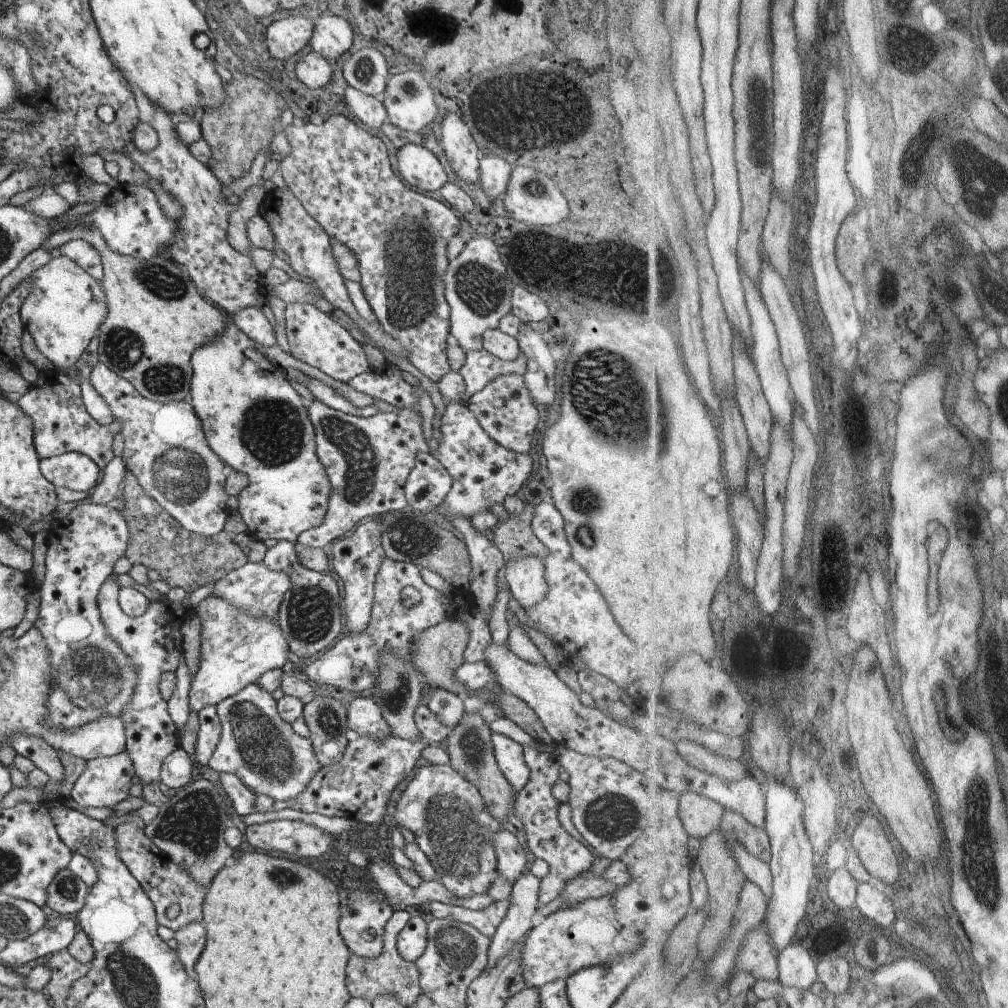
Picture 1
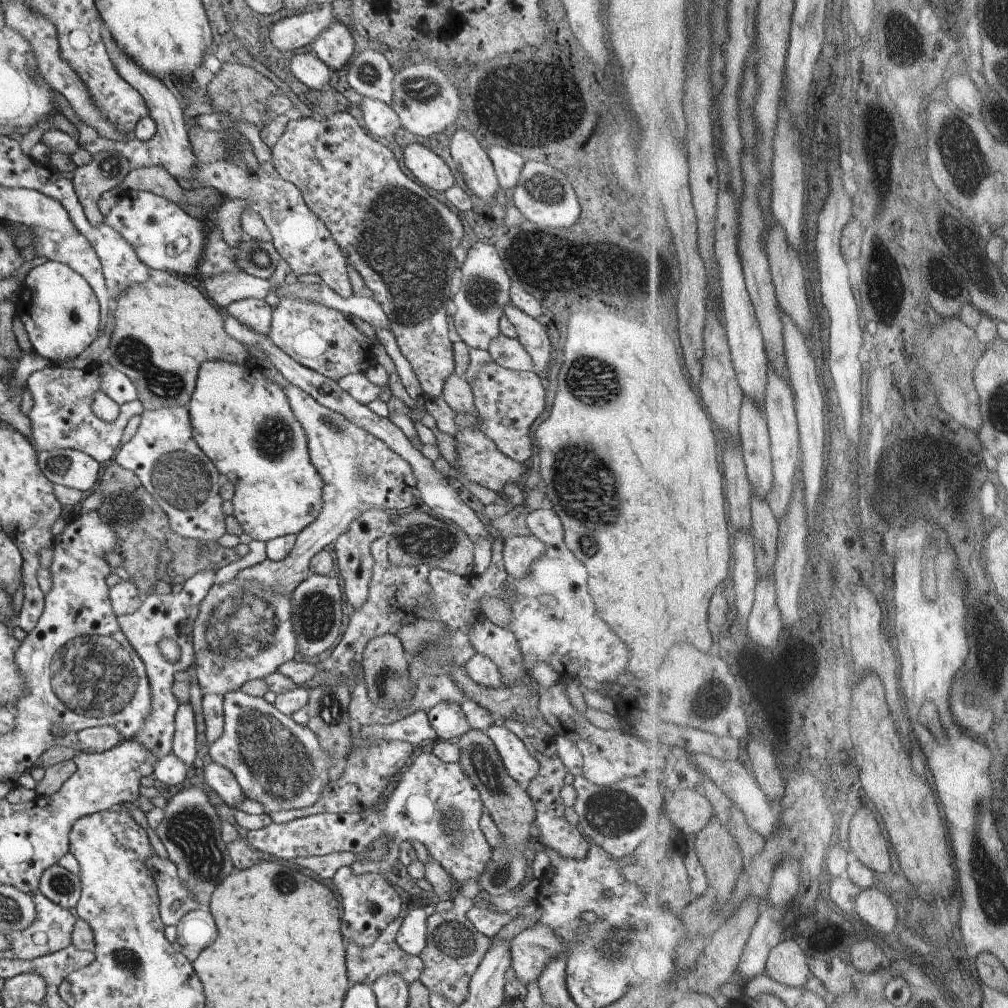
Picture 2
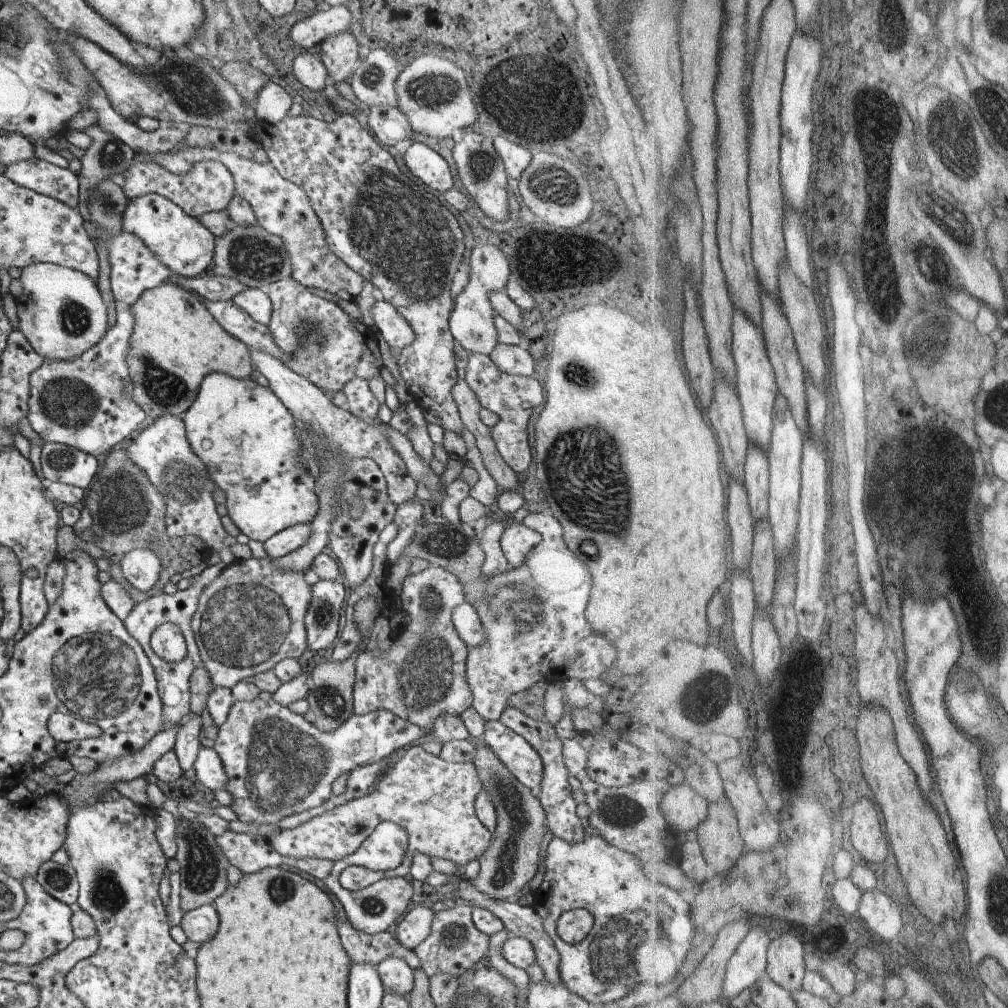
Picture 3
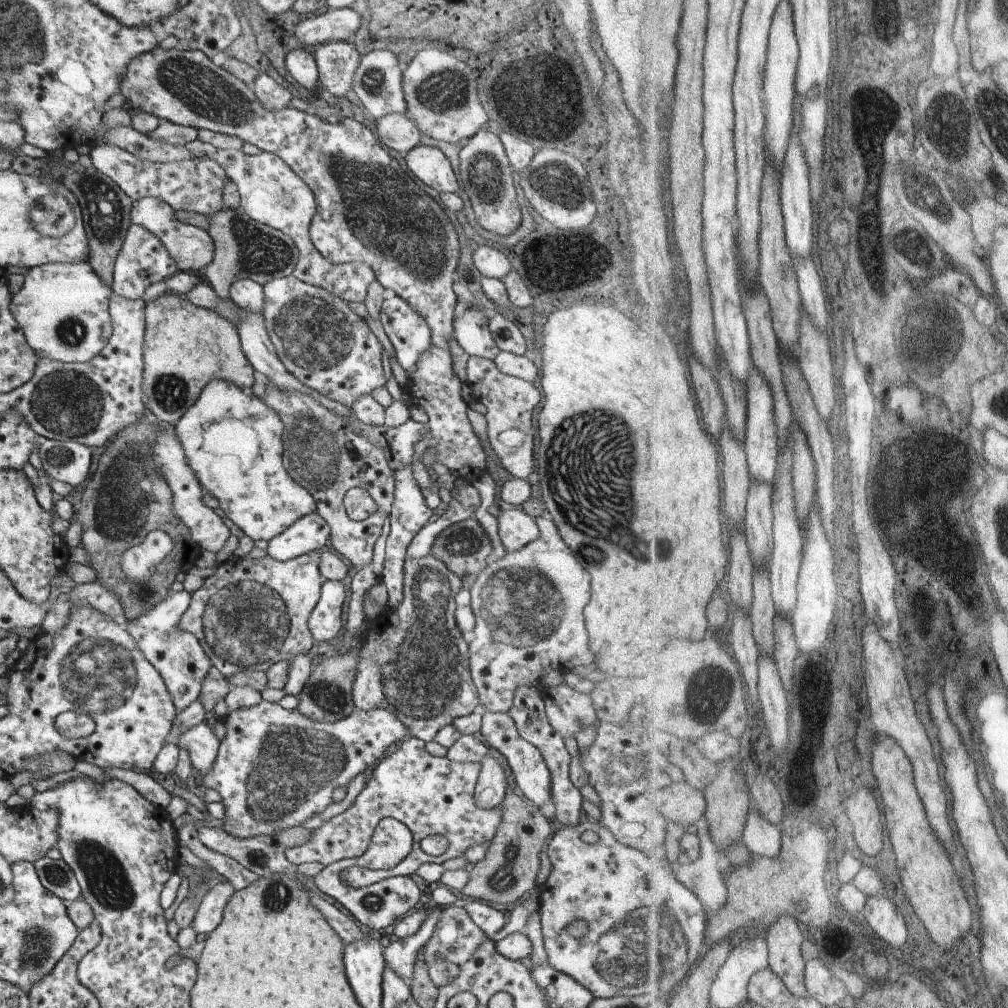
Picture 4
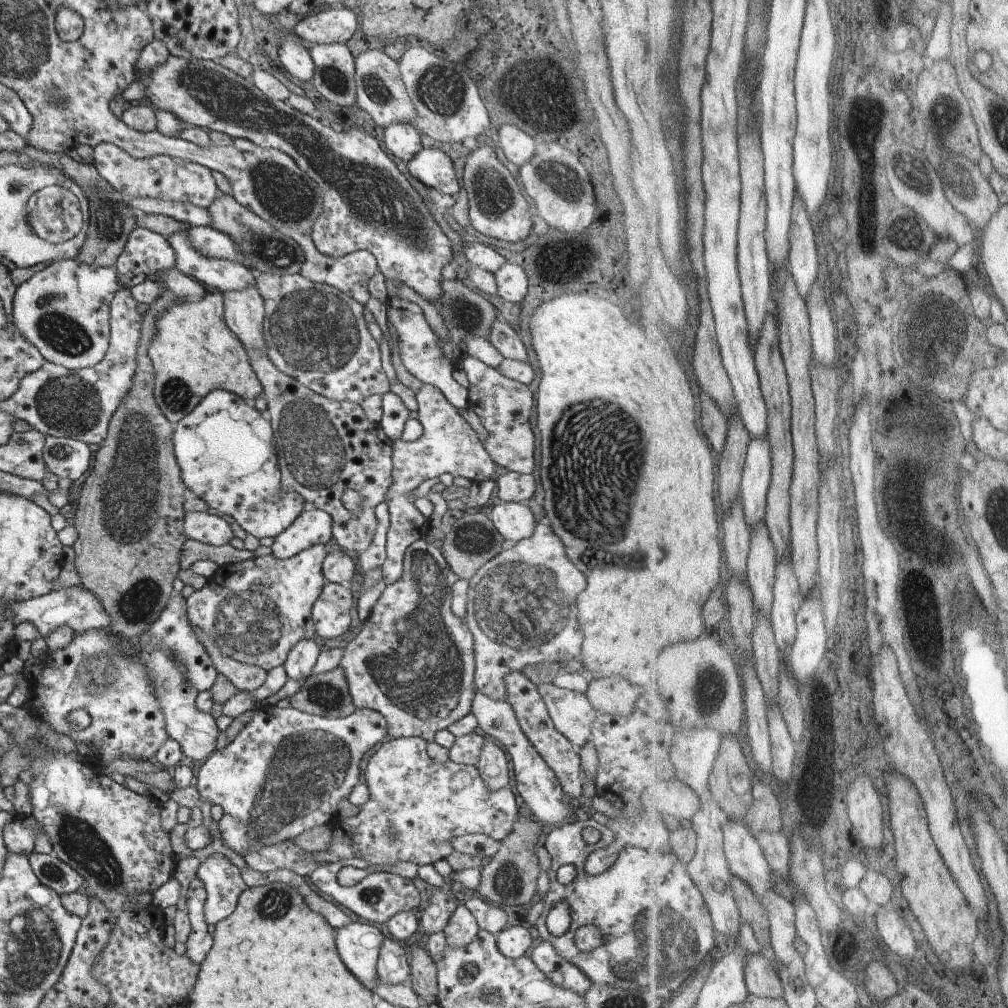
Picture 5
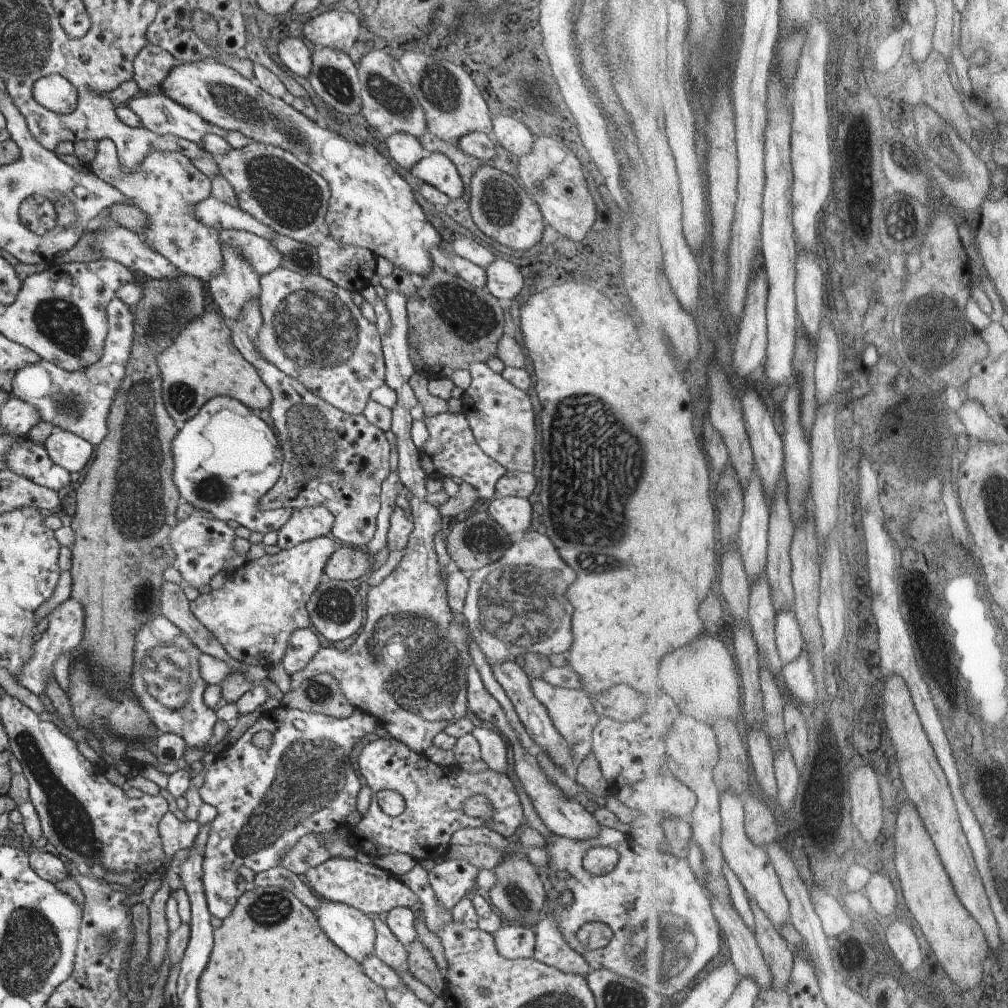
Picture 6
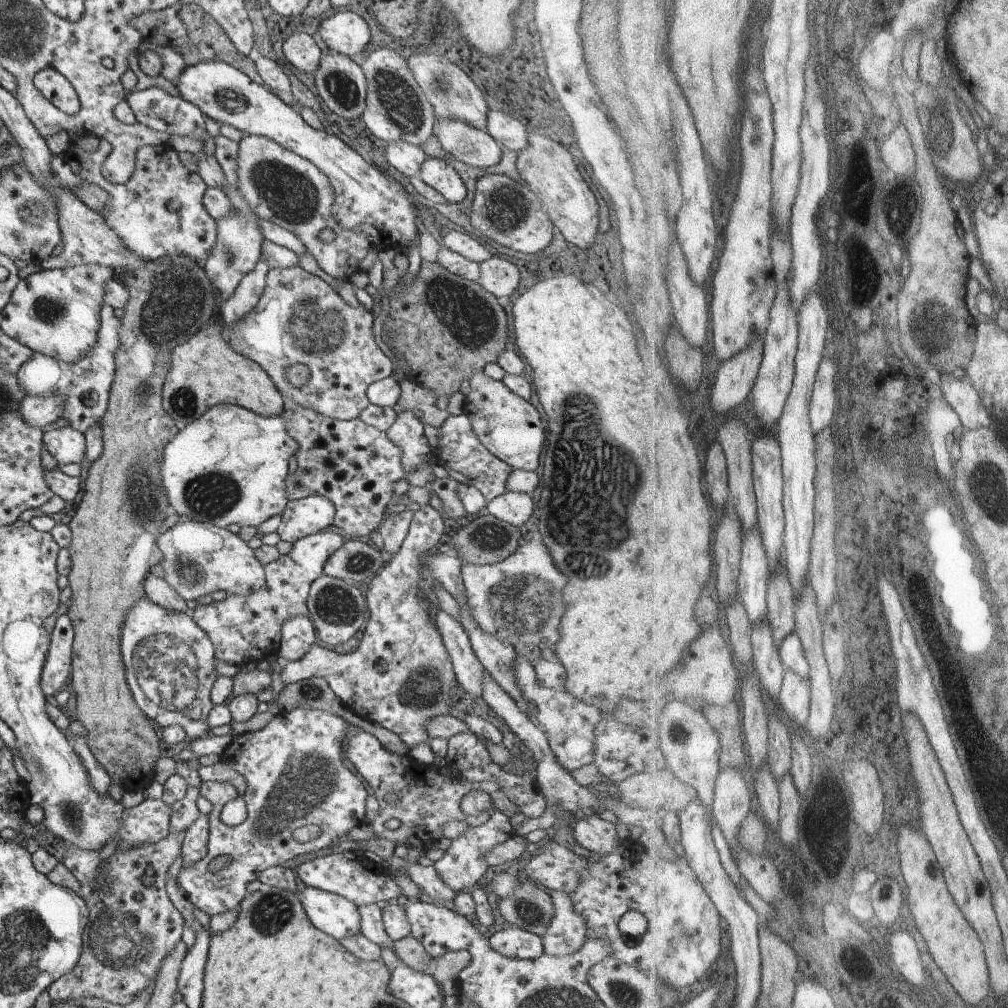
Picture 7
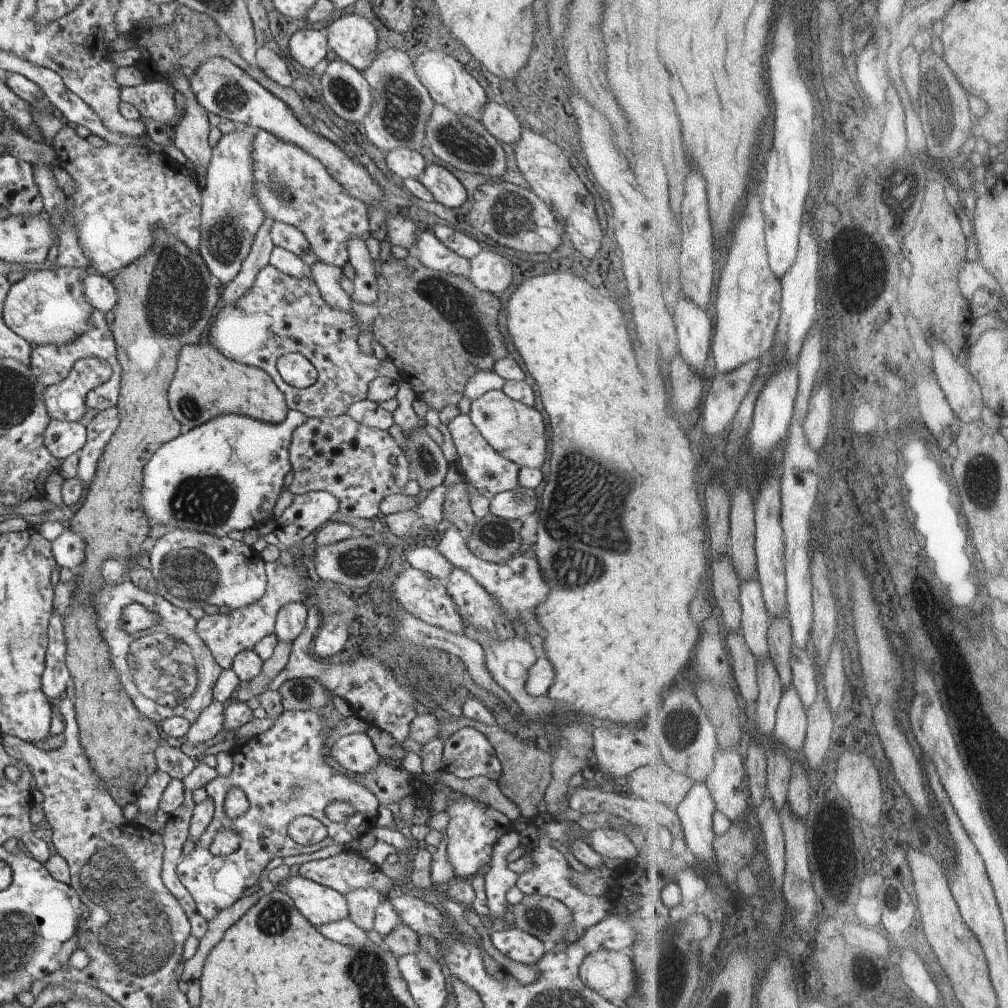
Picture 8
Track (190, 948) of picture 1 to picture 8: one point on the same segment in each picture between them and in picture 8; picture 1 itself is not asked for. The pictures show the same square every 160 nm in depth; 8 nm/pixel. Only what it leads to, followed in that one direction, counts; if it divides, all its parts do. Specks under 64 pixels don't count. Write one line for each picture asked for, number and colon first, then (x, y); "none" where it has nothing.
2: (197, 929)
3: (200, 925)
4: (210, 912)
5: (223, 883)
6: (267, 800)
7: (292, 768)
8: (282, 772)

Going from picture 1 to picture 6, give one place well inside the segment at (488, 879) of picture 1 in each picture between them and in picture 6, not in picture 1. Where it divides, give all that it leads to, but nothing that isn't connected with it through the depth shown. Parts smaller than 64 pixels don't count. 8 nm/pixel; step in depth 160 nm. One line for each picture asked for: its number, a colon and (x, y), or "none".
2: (435, 803)
3: (433, 800)
4: (431, 795)
5: (415, 806)
6: (435, 794)

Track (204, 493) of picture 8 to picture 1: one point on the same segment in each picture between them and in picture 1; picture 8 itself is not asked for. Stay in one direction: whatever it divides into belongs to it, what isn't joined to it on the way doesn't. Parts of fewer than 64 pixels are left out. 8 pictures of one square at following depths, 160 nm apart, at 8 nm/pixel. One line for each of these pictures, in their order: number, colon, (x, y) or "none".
1: (253, 419)
2: (243, 422)
3: (247, 439)
4: (233, 440)
5: (226, 449)
6: (225, 458)
7: (228, 467)

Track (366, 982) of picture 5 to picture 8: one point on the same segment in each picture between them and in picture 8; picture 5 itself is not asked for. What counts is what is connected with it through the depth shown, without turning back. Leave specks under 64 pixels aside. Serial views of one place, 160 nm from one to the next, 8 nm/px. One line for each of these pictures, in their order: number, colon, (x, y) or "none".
6: (354, 932)
7: (332, 914)
8: (321, 905)

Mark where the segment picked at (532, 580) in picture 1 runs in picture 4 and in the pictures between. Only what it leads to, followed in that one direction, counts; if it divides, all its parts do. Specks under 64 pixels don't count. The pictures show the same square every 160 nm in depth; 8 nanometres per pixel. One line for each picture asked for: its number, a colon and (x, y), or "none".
2: (519, 553)
3: (517, 540)
4: (517, 529)

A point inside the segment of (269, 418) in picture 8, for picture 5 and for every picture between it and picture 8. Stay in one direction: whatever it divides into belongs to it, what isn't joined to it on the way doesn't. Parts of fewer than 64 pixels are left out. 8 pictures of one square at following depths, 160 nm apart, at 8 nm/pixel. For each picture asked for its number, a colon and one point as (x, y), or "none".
5: (193, 351)
6: (201, 362)
7: (205, 371)

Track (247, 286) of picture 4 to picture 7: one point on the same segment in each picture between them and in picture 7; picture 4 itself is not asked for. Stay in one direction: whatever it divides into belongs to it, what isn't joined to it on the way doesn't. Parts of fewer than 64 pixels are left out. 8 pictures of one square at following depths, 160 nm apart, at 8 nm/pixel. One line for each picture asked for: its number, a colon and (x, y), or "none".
5: (221, 275)
6: (167, 186)
7: (159, 212)

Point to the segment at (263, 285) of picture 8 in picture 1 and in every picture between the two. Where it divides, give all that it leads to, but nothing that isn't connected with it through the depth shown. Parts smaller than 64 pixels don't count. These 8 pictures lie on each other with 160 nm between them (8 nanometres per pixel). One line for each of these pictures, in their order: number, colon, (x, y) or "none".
1: (314, 338)
2: (314, 335)
3: (322, 343)
4: (320, 340)
5: (317, 335)
6: (307, 332)
7: (299, 319)

